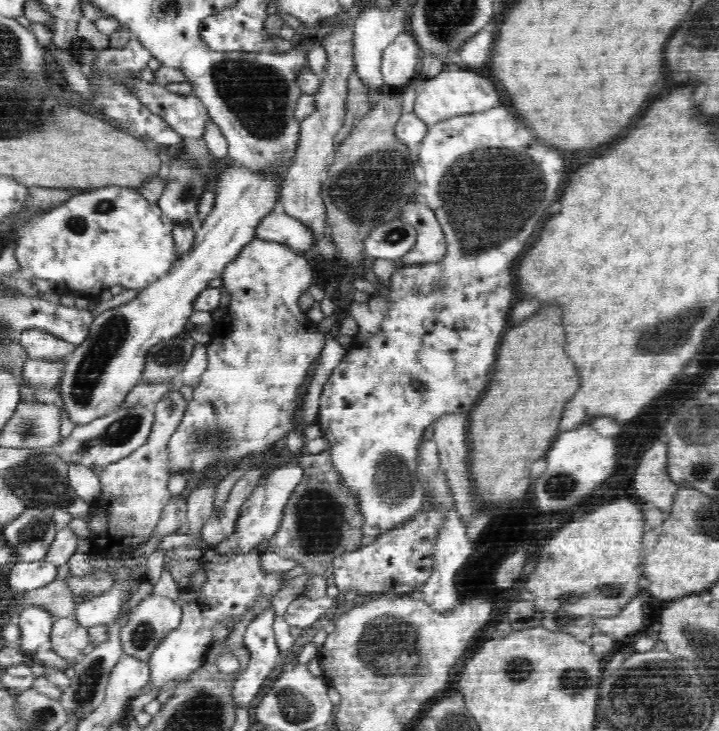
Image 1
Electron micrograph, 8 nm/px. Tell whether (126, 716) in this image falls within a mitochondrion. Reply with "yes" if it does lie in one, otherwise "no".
no

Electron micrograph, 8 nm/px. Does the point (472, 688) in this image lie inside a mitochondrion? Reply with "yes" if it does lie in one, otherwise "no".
no

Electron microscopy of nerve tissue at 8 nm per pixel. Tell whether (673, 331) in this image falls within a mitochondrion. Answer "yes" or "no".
yes

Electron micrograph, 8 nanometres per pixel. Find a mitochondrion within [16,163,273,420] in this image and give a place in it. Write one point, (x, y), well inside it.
(106, 342)

